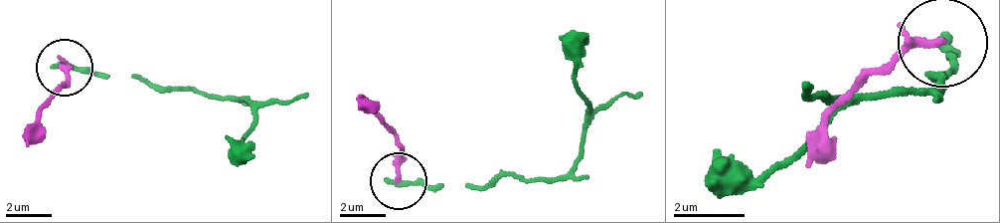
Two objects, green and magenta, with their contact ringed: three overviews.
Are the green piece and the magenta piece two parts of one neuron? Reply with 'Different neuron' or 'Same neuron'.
Different neuron

